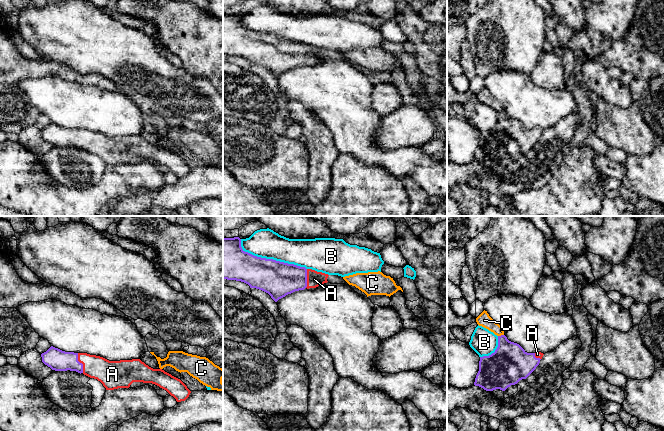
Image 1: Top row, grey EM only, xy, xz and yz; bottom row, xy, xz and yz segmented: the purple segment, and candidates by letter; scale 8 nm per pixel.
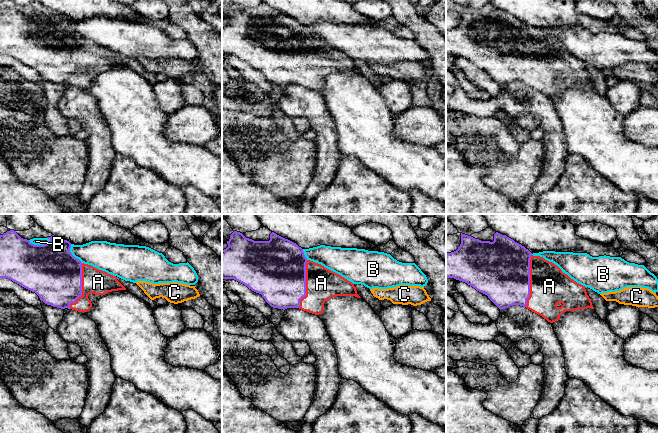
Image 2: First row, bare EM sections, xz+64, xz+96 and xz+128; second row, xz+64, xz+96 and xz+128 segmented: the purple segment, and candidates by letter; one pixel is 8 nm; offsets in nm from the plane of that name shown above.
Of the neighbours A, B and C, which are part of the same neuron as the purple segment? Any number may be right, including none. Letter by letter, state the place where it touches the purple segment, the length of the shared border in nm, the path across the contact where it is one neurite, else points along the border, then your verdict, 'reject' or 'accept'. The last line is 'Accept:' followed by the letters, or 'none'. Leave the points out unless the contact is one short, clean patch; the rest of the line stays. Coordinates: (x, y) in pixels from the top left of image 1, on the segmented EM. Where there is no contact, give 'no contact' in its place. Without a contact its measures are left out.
A: contact xy (81, 363); length 170 nm; accept
B: contact xz (270, 259); length 600 nm; reject
C: contact yz (501, 335); length 50 nm; border yz (503, 334), (498, 336); reject
Accept: A

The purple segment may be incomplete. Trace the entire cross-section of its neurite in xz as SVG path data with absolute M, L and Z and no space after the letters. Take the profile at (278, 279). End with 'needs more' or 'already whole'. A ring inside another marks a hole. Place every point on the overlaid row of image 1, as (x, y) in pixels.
M239 237L223 238L223 279L241 281L268 293L277 302L295 291L316 288L327 283L328 274L273 259L254 256L241 247Z | needs more

